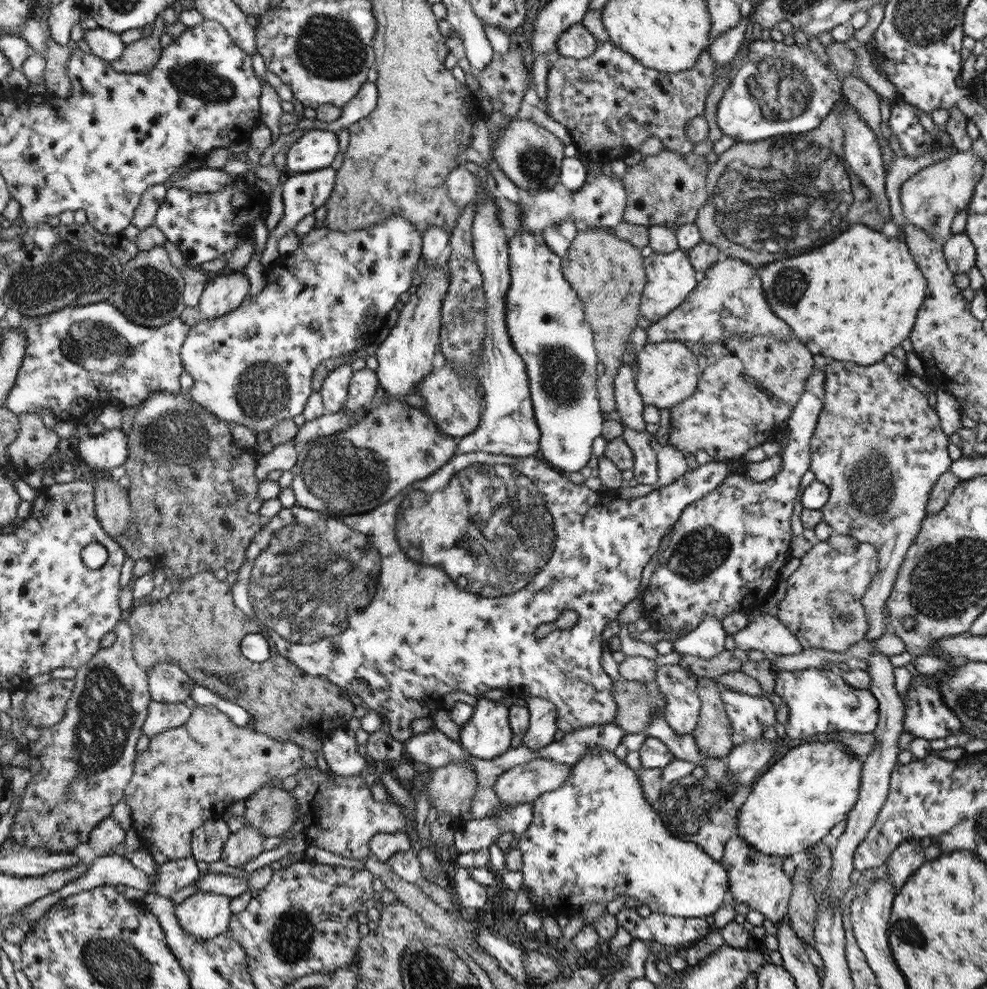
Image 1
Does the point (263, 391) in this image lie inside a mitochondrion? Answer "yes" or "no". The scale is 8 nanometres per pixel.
yes

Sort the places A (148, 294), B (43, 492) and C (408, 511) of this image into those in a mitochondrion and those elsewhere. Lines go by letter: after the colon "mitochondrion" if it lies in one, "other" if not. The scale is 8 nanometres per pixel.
A: mitochondrion
B: other
C: mitochondrion

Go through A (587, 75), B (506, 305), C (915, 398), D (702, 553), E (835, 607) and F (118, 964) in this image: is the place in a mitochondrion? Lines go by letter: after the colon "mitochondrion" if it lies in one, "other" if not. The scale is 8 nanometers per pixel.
A: mitochondrion
B: other
C: other
D: mitochondrion
E: mitochondrion
F: mitochondrion

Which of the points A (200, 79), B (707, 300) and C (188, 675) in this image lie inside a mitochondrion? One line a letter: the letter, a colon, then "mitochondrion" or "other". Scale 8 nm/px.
A: mitochondrion
B: other
C: other

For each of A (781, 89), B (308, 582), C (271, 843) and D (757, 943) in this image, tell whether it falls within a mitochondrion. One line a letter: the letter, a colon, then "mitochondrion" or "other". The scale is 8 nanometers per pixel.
A: mitochondrion
B: mitochondrion
C: other
D: other

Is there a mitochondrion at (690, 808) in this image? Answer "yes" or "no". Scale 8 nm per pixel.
yes

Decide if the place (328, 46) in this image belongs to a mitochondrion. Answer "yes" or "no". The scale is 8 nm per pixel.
yes

